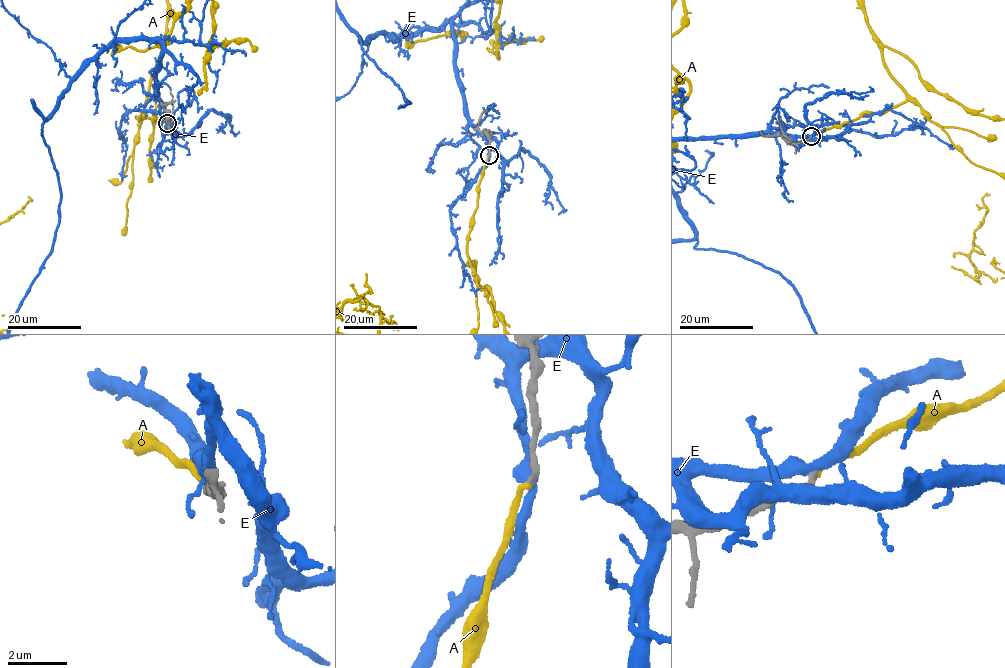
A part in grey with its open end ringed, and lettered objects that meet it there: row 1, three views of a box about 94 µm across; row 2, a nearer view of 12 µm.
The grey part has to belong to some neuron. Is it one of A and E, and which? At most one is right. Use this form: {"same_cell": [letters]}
{"same_cell": []}

